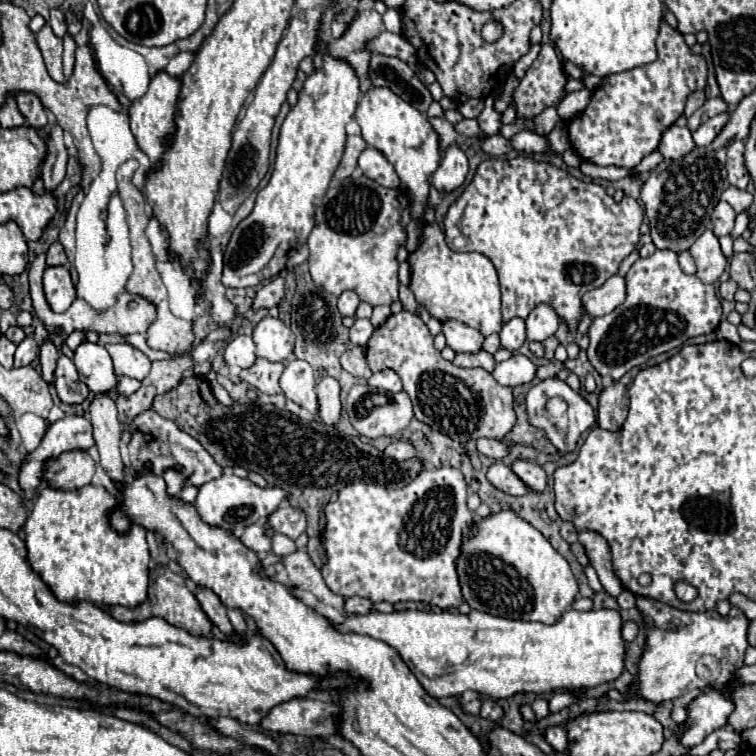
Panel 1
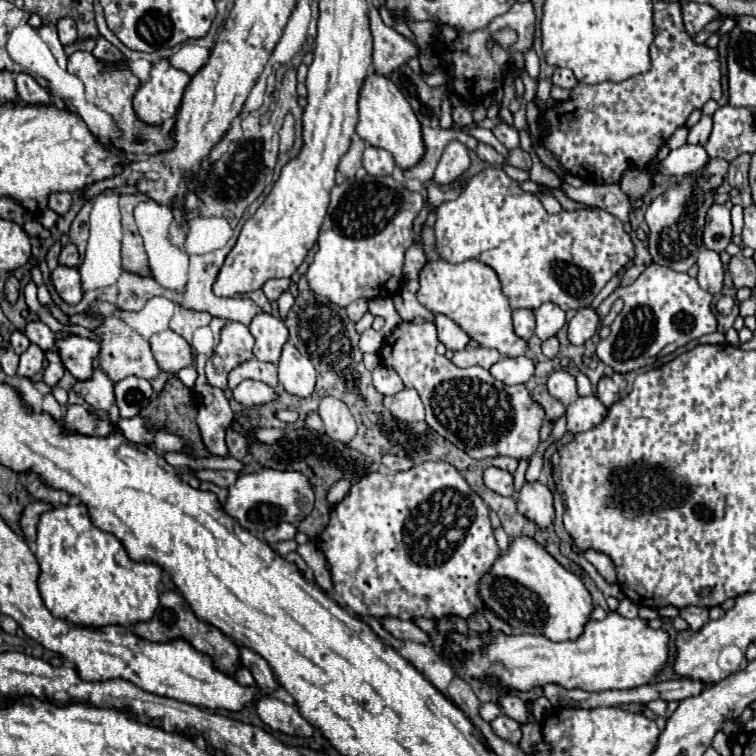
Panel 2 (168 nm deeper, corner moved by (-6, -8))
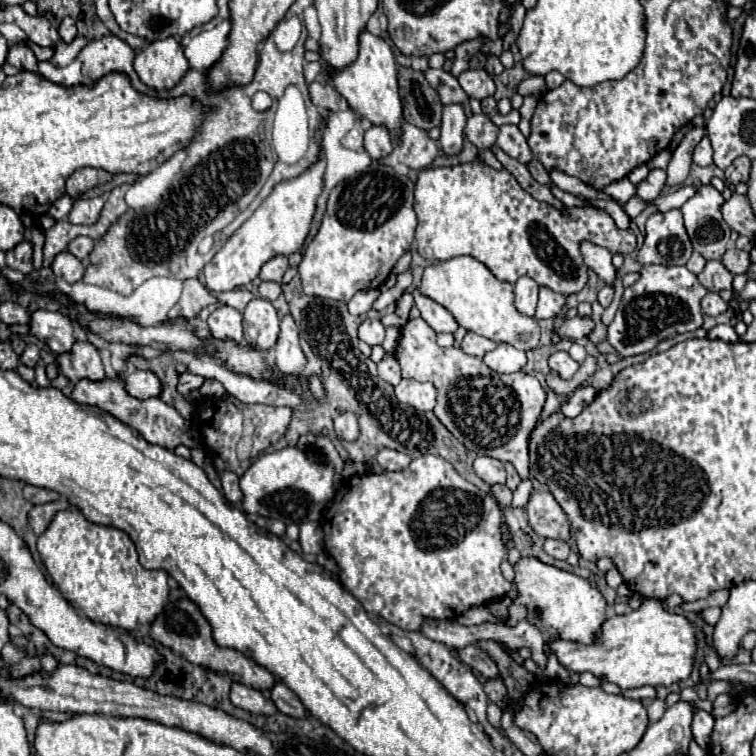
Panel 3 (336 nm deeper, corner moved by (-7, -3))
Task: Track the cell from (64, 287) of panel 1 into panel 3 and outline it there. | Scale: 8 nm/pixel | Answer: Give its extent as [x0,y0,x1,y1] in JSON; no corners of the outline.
[52,251,86,283]

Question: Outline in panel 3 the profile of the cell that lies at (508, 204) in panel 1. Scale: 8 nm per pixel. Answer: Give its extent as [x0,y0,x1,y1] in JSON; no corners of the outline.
[414,161,636,295]

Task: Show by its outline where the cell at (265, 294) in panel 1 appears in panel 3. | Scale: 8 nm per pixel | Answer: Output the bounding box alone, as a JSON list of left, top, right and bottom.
[260,255,288,283]

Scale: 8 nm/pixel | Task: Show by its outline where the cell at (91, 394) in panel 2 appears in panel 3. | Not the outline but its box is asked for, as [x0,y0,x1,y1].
[56,341,106,383]

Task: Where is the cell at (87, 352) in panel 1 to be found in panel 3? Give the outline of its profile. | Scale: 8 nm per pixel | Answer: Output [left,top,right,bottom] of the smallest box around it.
[30,309,74,355]

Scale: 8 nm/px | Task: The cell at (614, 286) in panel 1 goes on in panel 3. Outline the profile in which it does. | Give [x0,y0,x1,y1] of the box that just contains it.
[558,317,594,341]

